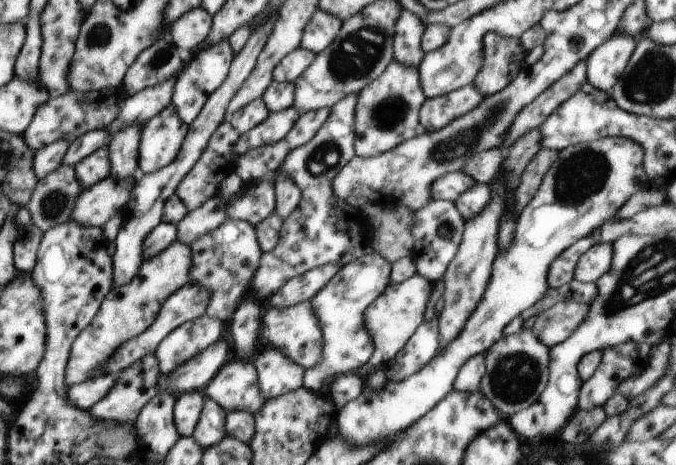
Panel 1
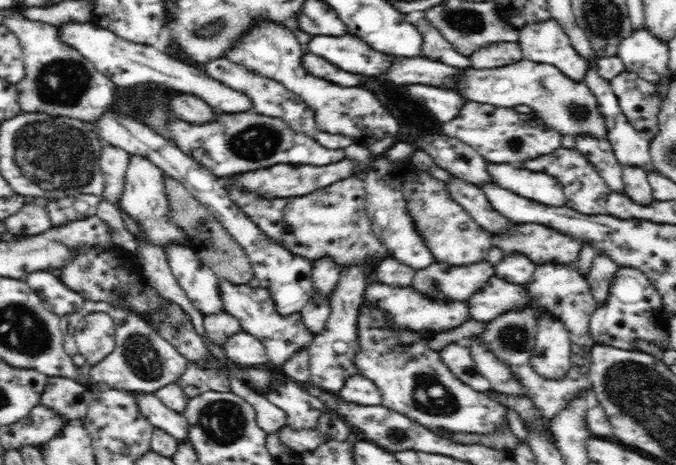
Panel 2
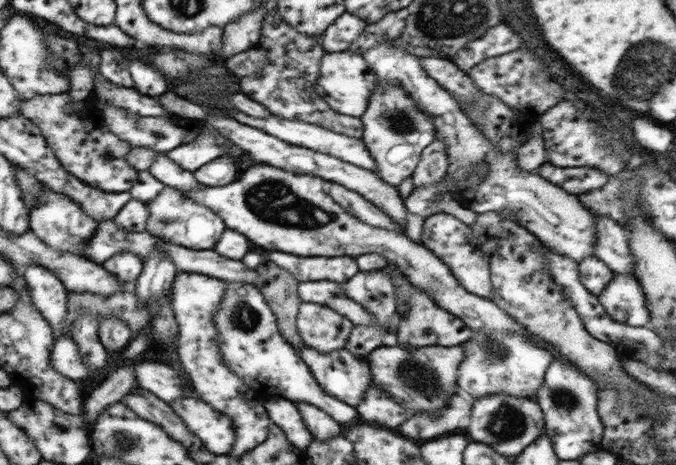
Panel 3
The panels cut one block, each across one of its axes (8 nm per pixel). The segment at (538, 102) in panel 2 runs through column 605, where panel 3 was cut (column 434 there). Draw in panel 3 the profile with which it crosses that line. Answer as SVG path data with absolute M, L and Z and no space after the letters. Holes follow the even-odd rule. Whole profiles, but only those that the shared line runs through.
M389 82L375 87L360 121L364 124L362 140L376 161L374 172L380 175L382 181L394 187L399 187L402 181L411 178L421 153L437 136L434 118L425 114L402 86Z

